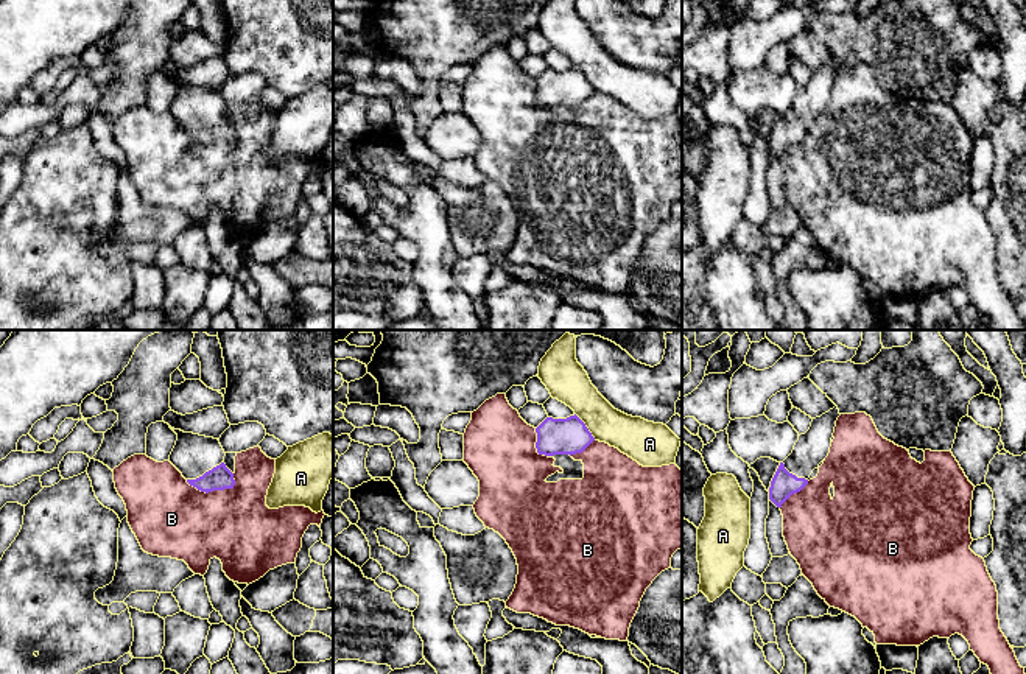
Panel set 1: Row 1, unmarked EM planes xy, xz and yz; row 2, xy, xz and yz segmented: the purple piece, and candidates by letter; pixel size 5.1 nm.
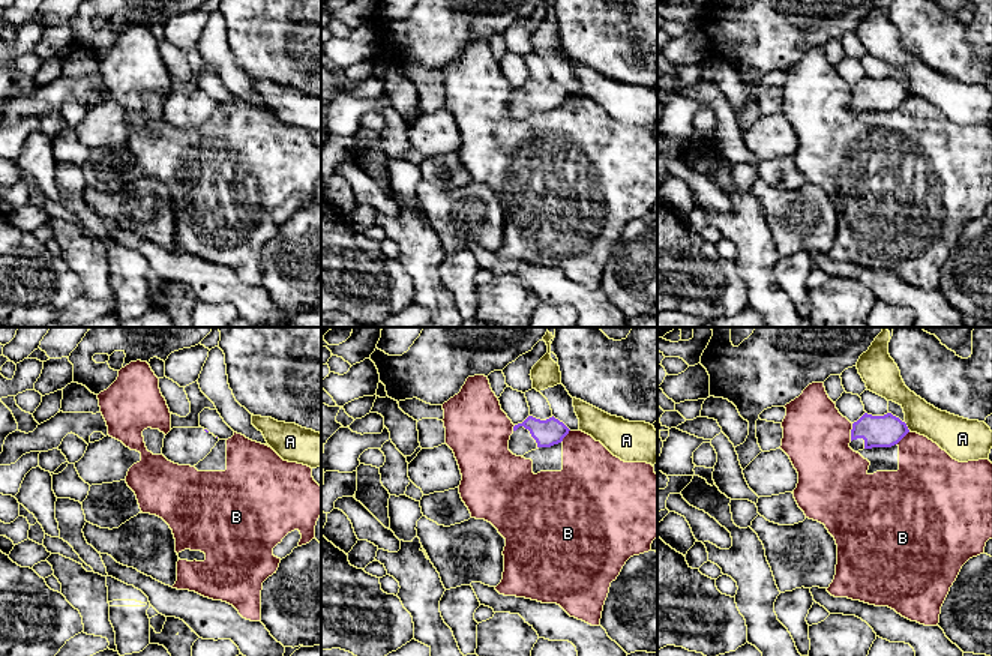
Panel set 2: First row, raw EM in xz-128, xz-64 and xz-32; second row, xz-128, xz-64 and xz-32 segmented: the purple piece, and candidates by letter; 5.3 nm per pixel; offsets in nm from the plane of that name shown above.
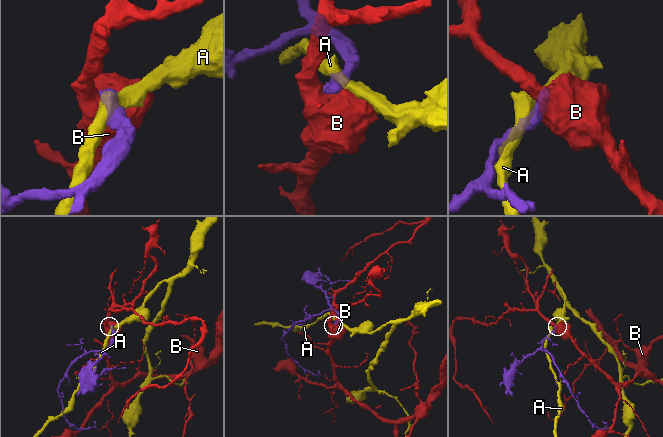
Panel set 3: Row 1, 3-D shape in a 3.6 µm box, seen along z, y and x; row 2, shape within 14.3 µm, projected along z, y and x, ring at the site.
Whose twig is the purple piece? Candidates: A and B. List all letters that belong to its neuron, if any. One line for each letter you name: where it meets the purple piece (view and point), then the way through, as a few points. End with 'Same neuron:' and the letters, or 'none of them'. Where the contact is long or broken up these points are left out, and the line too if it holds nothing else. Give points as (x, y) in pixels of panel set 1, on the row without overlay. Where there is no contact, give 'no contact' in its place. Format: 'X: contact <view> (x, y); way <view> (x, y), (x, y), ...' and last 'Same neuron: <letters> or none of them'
Same neuron: none of them

